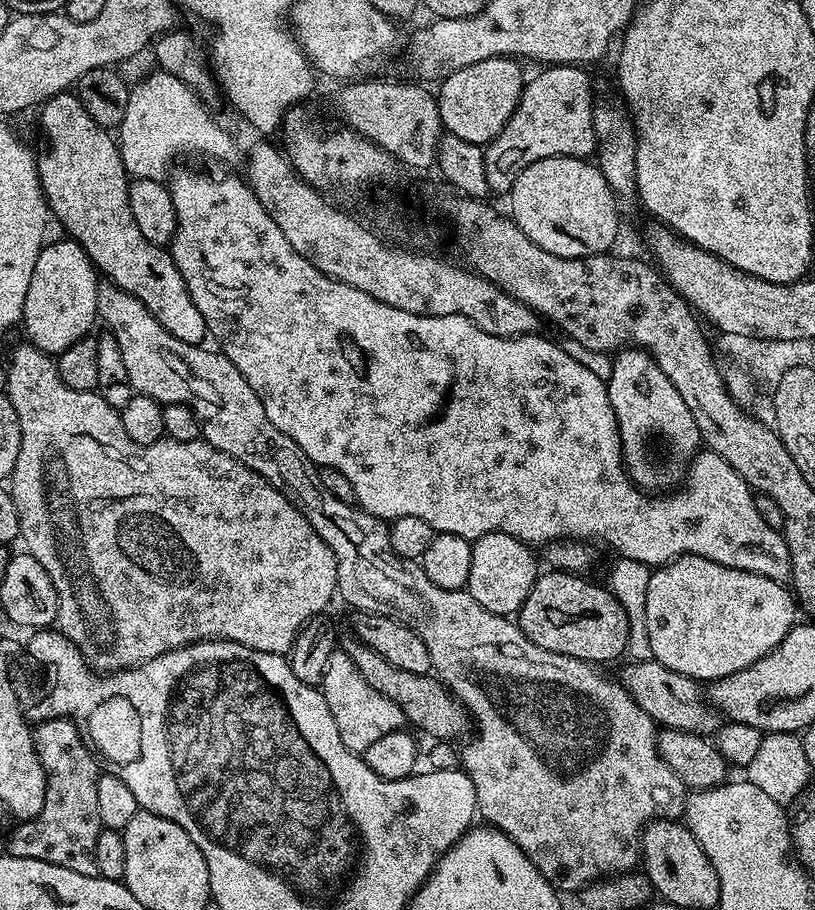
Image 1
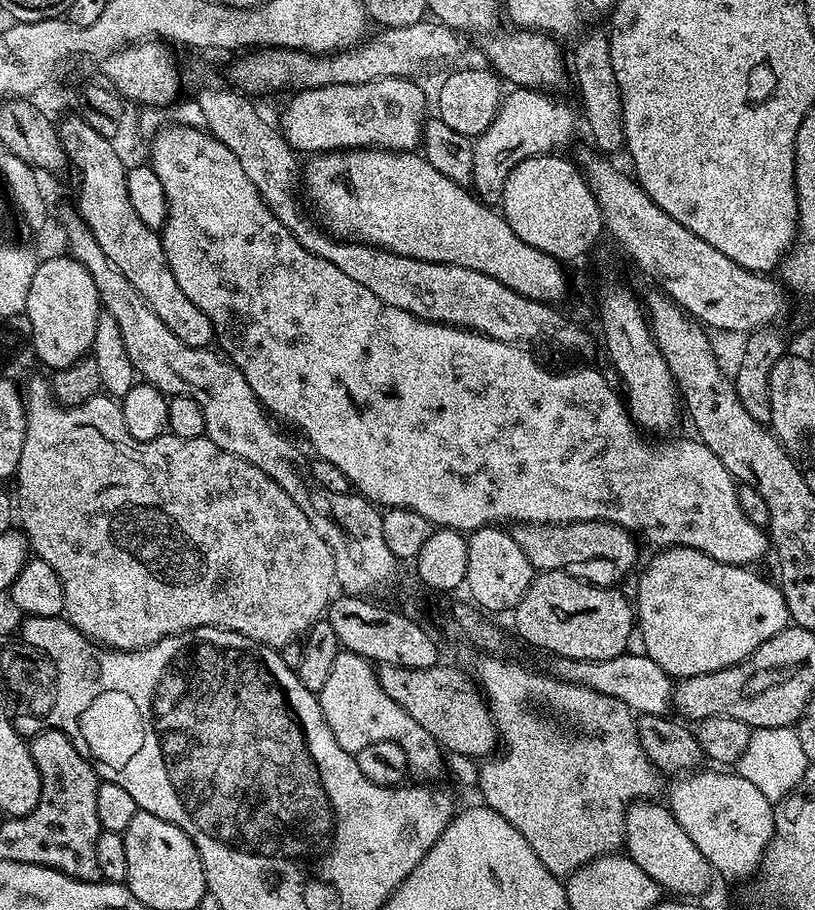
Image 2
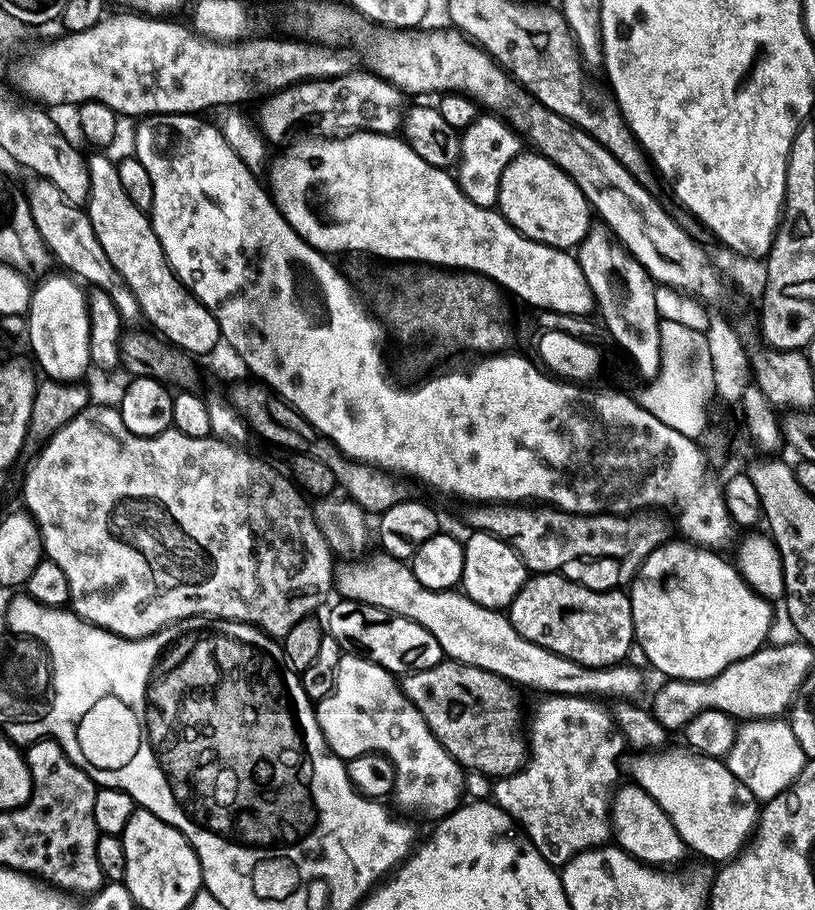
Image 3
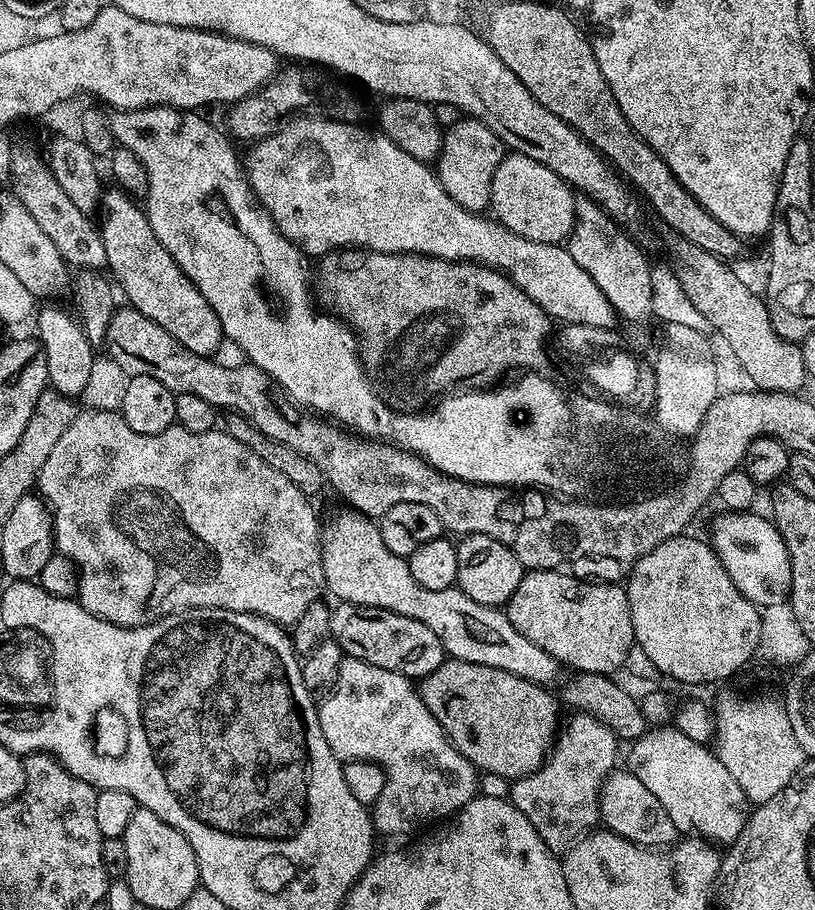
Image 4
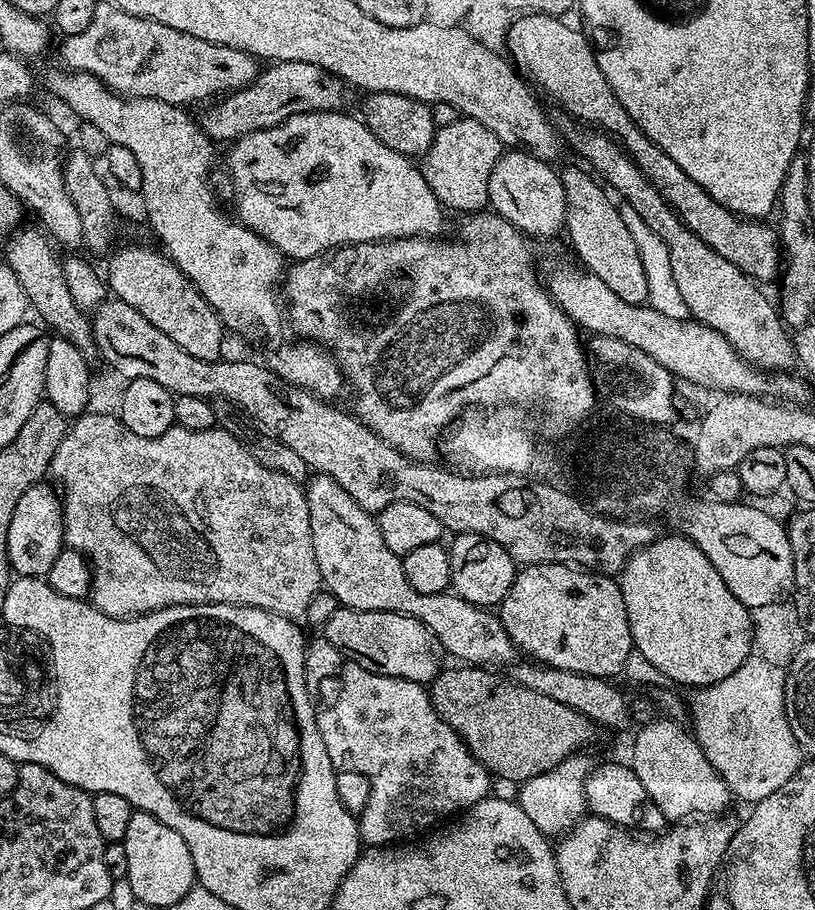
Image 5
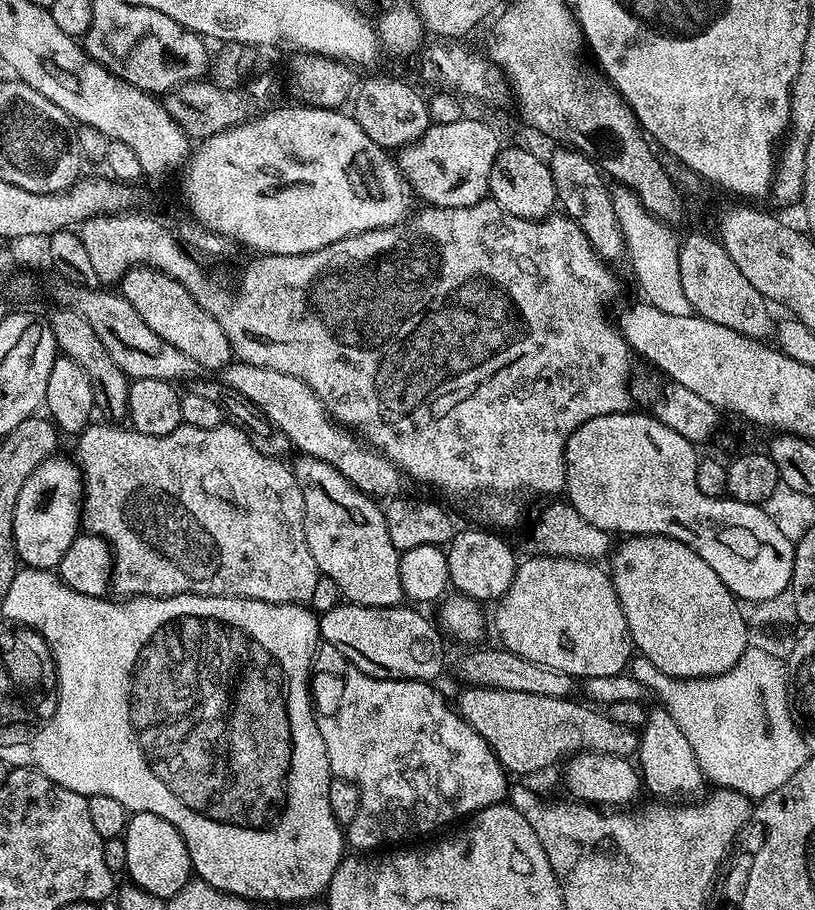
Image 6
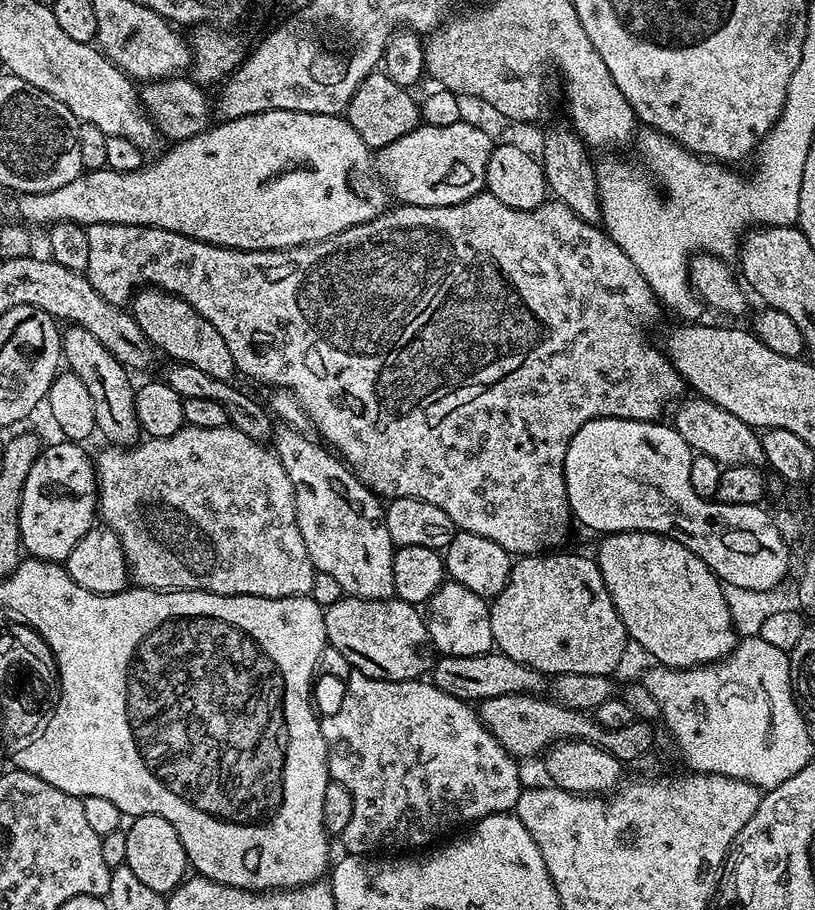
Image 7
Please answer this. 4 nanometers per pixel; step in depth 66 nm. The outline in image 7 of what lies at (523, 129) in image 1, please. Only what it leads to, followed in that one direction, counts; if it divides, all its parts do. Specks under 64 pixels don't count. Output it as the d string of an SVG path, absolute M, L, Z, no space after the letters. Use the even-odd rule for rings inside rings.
M421 123L419 128L410 130L410 134L402 134L398 142L390 142L390 146L375 153L376 173L400 204L431 208L454 206L485 191L486 162L490 162L493 147L494 140L476 124L430 126Z

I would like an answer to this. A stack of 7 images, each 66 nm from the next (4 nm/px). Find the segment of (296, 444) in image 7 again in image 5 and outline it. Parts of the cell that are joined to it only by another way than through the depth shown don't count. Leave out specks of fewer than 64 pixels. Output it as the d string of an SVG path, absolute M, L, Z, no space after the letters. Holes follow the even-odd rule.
M319 474L313 475L307 481L306 495L310 510L310 534L314 538L314 558L318 558L318 570L323 587L332 591L337 605L367 612L406 614L425 624L436 635L438 642L444 647L449 657L457 656L460 659L457 661L468 666L500 666L496 664L508 666L513 663L512 655L517 655L518 649L506 634L499 615L466 602L455 594L447 598L443 595L418 594L418 590L414 590L414 586L406 582L403 559L396 556L394 550L386 546L386 542L382 542L382 530L377 517L373 513L362 510L362 506L358 506L358 502L354 502L354 498L350 498L350 494L346 494L346 490L342 490L342 486L334 482L334 478Z

